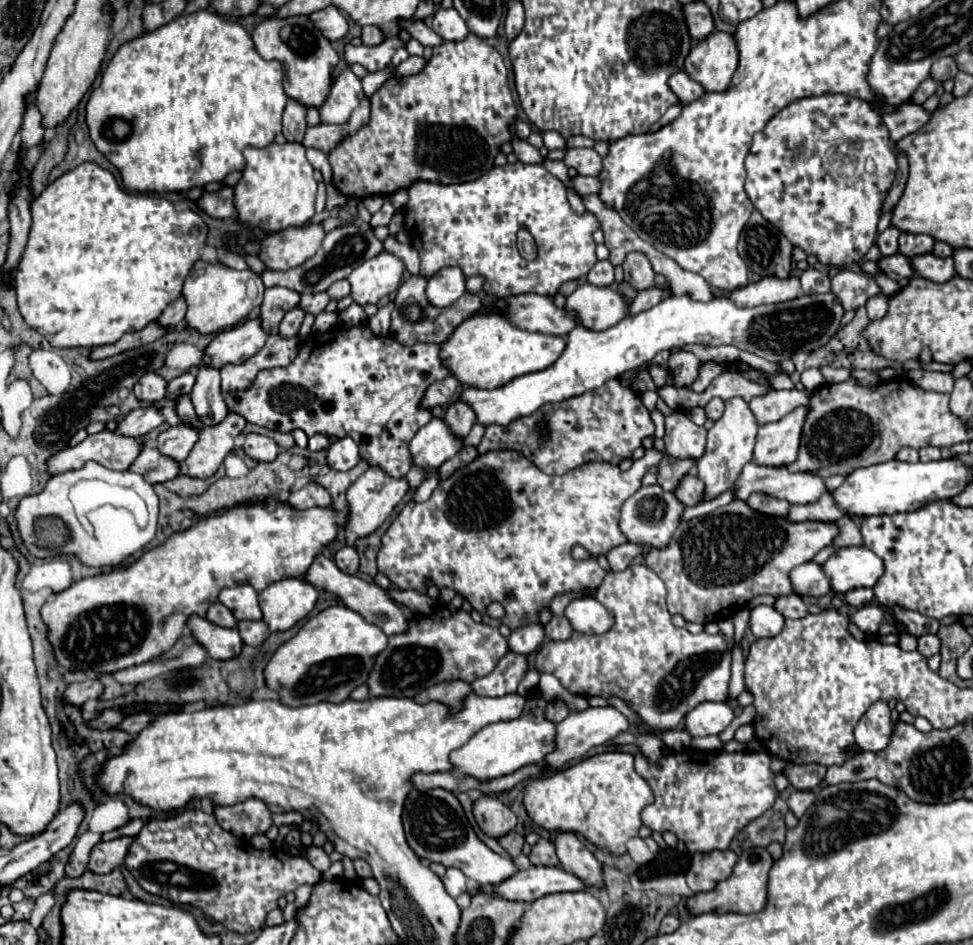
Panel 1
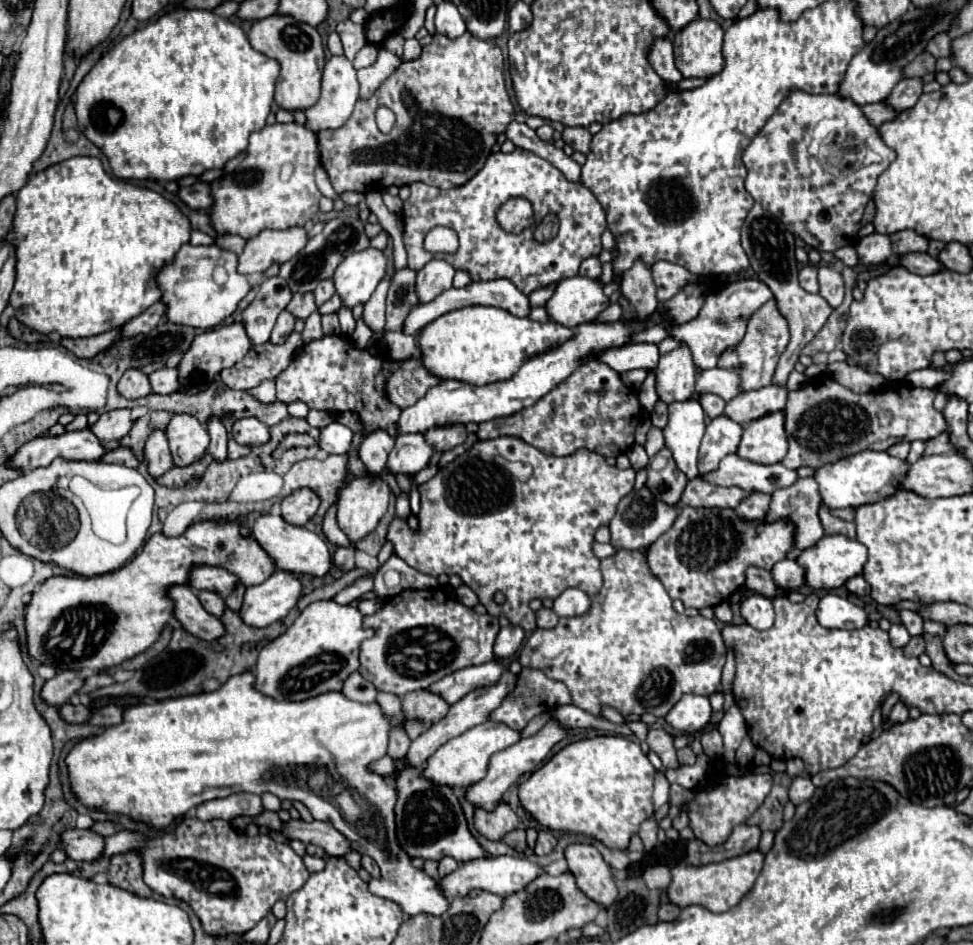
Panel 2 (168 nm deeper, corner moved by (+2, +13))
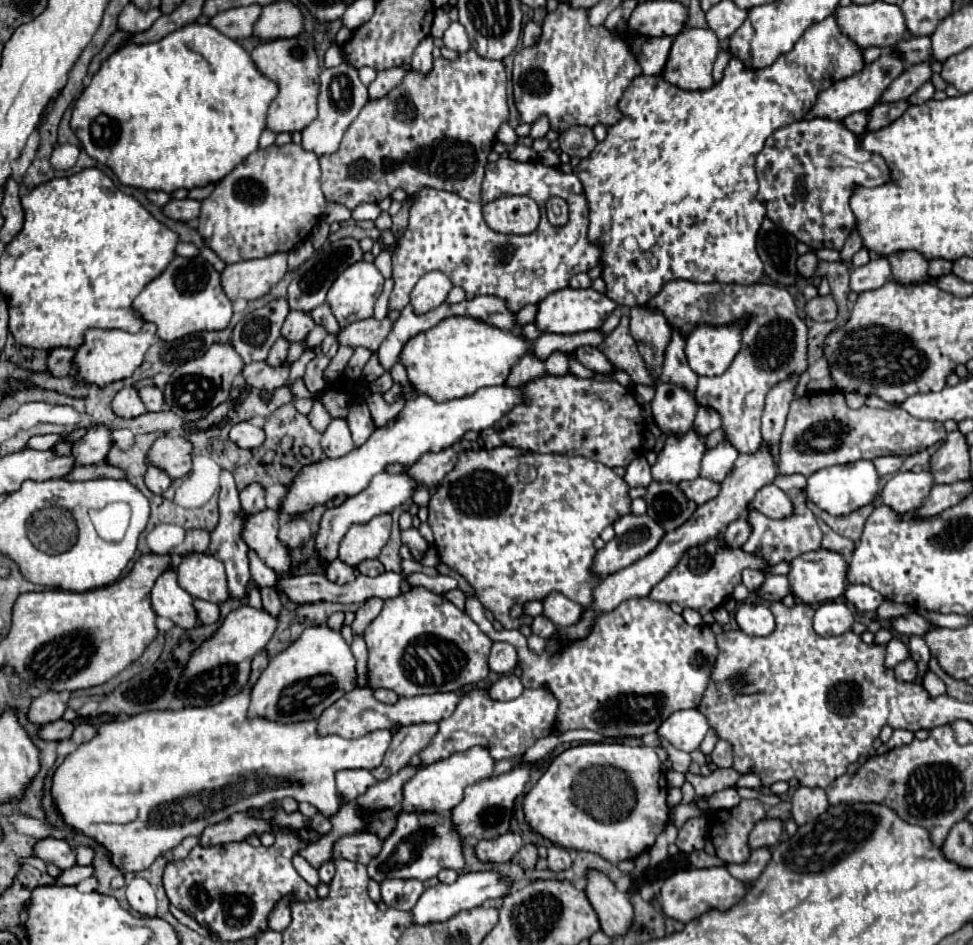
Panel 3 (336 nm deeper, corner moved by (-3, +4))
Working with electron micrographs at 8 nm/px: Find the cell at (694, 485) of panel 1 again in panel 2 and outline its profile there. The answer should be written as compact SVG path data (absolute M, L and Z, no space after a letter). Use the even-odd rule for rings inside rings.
M699 475L695 479L689 479L679 503L689 507L737 507L739 501L747 495L749 491L743 491L739 487L715 487Z

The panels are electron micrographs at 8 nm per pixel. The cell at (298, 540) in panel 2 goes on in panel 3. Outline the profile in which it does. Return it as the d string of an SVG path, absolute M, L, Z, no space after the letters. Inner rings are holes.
M240 510L242 540L254 550L268 568L284 572L290 568L290 550L278 540L278 514L276 510L262 510L258 514L246 514Z

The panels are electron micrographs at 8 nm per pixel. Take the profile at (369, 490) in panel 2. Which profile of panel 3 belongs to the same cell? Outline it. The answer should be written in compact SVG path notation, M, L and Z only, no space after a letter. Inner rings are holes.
M390 514L376 516L368 524L354 524L340 542L338 558L352 568L356 568L356 564L364 560L378 558L380 550L388 542L390 526L392 526Z

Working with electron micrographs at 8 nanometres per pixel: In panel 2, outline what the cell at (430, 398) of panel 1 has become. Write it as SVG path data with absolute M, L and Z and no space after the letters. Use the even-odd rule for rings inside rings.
M411 357L391 375L387 383L389 399L399 409L407 409L415 405L435 383L441 383L441 379L429 373L419 359Z

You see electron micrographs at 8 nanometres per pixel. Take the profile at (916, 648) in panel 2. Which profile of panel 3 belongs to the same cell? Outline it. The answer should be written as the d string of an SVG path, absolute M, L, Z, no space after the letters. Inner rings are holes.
M908 658L908 660L900 662L900 664L894 668L894 672L896 672L896 680L900 680L900 682L912 682L912 680L916 678L918 668L916 668L916 662L914 662L912 658Z

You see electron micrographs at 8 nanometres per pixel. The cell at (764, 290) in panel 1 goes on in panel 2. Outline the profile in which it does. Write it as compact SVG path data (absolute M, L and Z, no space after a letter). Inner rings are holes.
M739 279L739 281L731 281L729 285L725 285L723 289L717 289L715 293L711 293L705 299L703 309L699 311L699 315L683 325L675 325L674 327L665 327L656 325L650 327L631 337L631 343L654 343L658 344L666 337L673 337L675 341L683 341L689 345L695 365L699 369L711 369L717 365L719 355L729 349L735 347L743 335L745 335L745 327L747 327L747 319L763 305L767 303L767 299L771 299L771 289L759 281L759 279Z

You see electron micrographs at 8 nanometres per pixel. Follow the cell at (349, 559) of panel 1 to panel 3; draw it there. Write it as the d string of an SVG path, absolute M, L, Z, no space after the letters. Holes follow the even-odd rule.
M334 560L330 566L328 566L328 570L326 570L326 578L328 580L332 580L334 584L348 584L348 582L352 582L356 576L354 576L354 568L350 568L348 564L344 564L342 560Z

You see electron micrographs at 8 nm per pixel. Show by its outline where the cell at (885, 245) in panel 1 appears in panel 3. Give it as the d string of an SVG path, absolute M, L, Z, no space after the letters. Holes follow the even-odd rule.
M886 258L870 260L866 266L854 268L850 272L850 290L856 294L866 290L876 290L884 286L890 280L890 276L892 276L892 270Z

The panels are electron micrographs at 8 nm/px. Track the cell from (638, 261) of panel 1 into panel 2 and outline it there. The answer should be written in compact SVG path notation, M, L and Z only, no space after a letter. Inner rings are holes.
M637 259L631 269L623 271L621 293L629 299L639 317L647 317L657 309L659 301L655 297L655 283L651 269L643 263L643 259Z

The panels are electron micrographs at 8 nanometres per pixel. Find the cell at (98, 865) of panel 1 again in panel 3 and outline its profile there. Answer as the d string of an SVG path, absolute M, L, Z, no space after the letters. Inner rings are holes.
M44 838L38 840L34 844L34 848L36 848L36 852L34 852L36 858L44 860L46 864L54 864L60 870L68 870L68 868L72 868L76 864L74 850L68 846L66 840Z

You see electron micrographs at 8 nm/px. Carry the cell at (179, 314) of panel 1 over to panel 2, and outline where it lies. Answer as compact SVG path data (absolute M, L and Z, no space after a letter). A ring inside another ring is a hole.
M163 301L153 303L147 311L143 311L141 315L137 315L137 317L135 317L135 319L131 319L129 323L125 323L125 325L123 325L121 335L123 335L123 337L133 337L133 335L147 333L147 331L155 329L155 327L159 325L159 321L163 319L165 309L167 309L167 305L165 305Z

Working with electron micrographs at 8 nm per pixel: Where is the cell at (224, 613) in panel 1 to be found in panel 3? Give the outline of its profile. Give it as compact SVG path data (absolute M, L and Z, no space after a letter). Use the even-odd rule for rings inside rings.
M194 600L194 608L196 608L196 616L198 616L198 622L200 624L214 624L220 618L220 610L212 602Z

